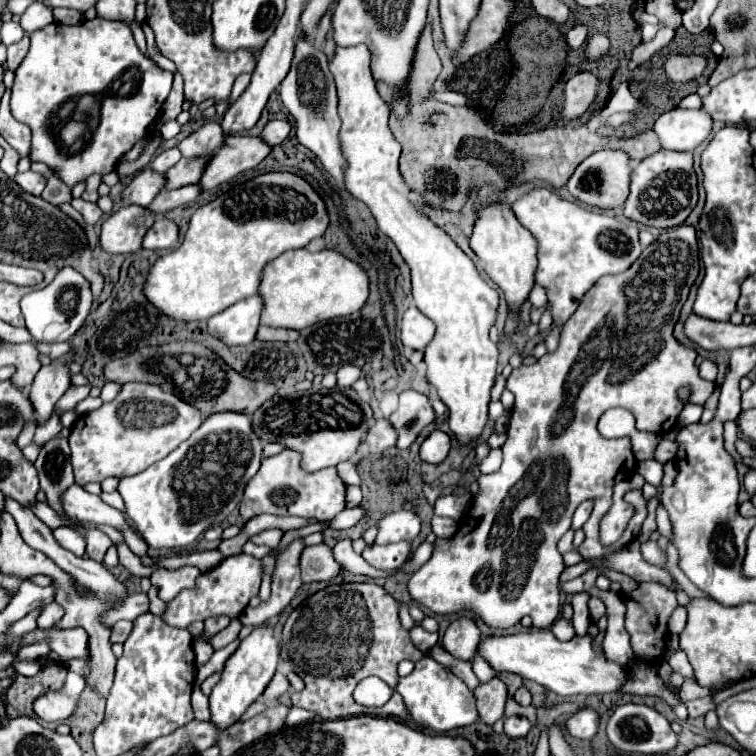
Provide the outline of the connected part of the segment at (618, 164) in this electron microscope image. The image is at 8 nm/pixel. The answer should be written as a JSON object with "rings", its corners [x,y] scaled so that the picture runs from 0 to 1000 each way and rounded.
{"rings":[[[792,198],[784,201],[779,209],[774,209],[758,233],[750,241],[750,251],[755,254],[758,262],[763,262],[771,270],[790,272],[790,275],[821,275],[832,259],[832,246],[835,246],[835,212],[829,201],[821,198]]]}

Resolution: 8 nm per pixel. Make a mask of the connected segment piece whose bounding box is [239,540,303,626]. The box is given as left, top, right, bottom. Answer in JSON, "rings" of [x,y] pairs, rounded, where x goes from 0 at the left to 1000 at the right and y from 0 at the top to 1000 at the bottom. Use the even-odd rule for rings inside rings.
{"rings":[[[388,717],[380,728],[374,728],[366,738],[366,751],[361,757],[361,772],[358,772],[358,788],[356,794],[345,796],[340,804],[327,802],[321,812],[316,815],[316,823],[321,828],[343,828],[351,820],[366,815],[390,788],[393,778],[398,775],[396,765],[396,733],[401,728],[401,717]]]}

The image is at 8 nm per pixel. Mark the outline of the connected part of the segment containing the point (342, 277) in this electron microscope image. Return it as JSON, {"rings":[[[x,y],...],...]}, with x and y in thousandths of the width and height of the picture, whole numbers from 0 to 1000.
{"rings":[[[382,331],[356,347],[345,365],[343,389],[351,397],[345,429],[401,437],[425,423],[475,413],[488,394],[488,362],[480,352],[443,331]]]}

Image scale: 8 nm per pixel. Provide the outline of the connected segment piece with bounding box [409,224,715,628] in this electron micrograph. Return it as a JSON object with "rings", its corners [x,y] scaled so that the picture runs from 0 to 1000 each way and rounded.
{"rings":[[[909,296],[885,302],[851,331],[835,354],[790,370],[790,376],[771,392],[766,407],[745,429],[734,466],[724,466],[708,484],[689,481],[673,495],[668,513],[679,519],[681,534],[671,566],[671,585],[663,593],[665,614],[657,624],[634,630],[631,638],[636,643],[636,653],[626,659],[623,675],[607,693],[604,706],[594,714],[575,714],[575,730],[567,743],[541,765],[541,786],[554,802],[575,812],[623,807],[649,831],[676,831],[687,825],[692,815],[702,815],[710,831],[729,831],[742,812],[739,762],[747,754],[745,738],[737,728],[737,714],[755,698],[761,672],[771,661],[784,661],[787,667],[782,685],[771,696],[774,714],[769,720],[769,730],[774,741],[800,735],[845,709],[848,693],[856,685],[853,659],[845,659],[845,667],[837,669],[840,680],[813,720],[798,722],[792,717],[792,693],[811,667],[808,656],[813,630],[829,606],[837,603],[837,590],[832,579],[798,579],[790,571],[790,556],[800,542],[819,537],[829,540],[843,553],[843,569],[872,574],[885,571],[893,563],[906,537],[898,526],[898,513],[906,511],[911,516],[914,534],[933,534],[938,529],[946,516],[946,505],[925,500],[919,463],[896,455],[888,442],[922,362],[922,304]]]}

